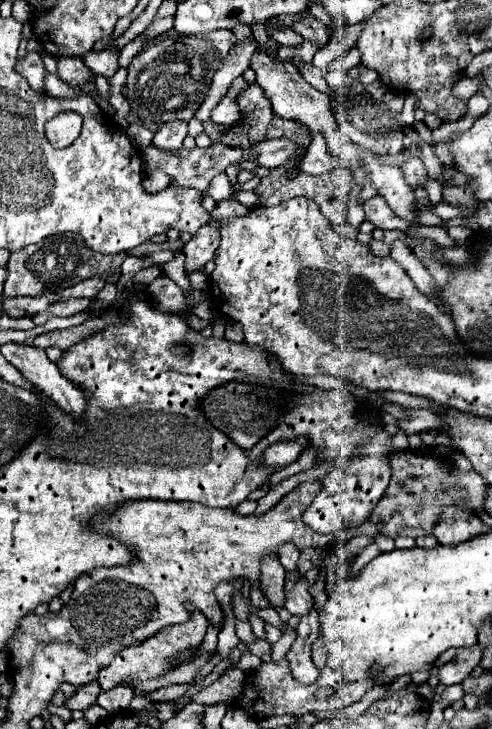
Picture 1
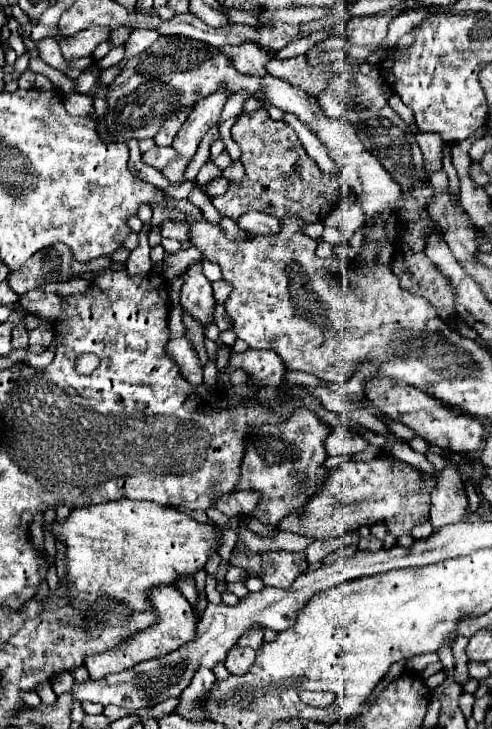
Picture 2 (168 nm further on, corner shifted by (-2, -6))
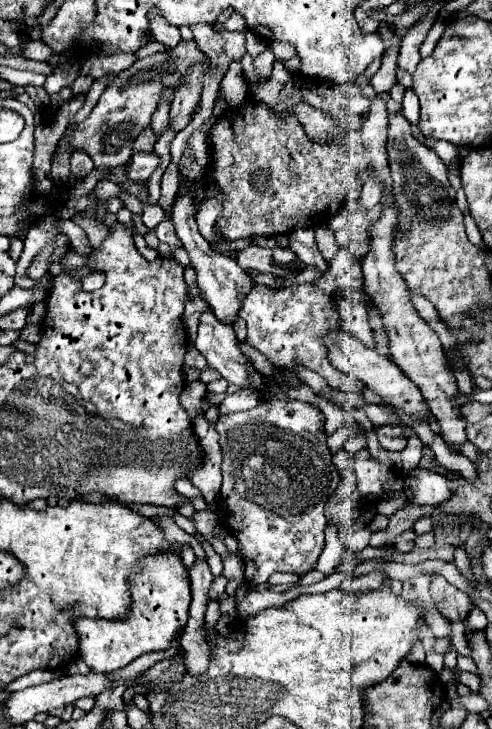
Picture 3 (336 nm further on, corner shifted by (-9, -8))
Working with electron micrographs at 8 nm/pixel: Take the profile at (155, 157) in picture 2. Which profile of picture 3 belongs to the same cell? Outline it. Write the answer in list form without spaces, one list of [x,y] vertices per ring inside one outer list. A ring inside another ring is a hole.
[[[134,152],[130,160],[128,176],[132,182],[148,180],[158,166],[160,166],[160,156],[156,152]]]

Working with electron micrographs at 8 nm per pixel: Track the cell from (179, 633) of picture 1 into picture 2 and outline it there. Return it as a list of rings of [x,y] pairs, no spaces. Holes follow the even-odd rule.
[[[157,586],[153,590],[149,590],[149,602],[157,614],[157,622],[153,626],[149,626],[149,630],[143,630],[139,634],[135,634],[133,638],[121,642],[119,646],[105,650],[101,654],[89,656],[85,658],[85,668],[89,670],[89,676],[93,680],[101,680],[107,674],[113,672],[121,672],[127,670],[129,666],[135,666],[139,662],[145,662],[149,658],[161,658],[173,650],[177,650],[179,646],[187,644],[189,640],[195,638],[195,628],[197,628],[197,620],[193,618],[193,608],[187,602],[187,598],[179,592],[177,586]]]

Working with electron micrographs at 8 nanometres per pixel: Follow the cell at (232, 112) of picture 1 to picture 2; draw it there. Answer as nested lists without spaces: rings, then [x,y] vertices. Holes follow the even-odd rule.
[[[261,108],[249,116],[239,116],[231,128],[231,138],[241,148],[239,160],[245,168],[245,176],[241,182],[229,182],[229,190],[215,198],[215,208],[221,216],[237,222],[241,214],[257,210],[277,218],[293,214],[301,216],[303,222],[323,222],[337,206],[345,182],[337,174],[319,170],[297,134],[285,122],[271,120],[267,110]]]

